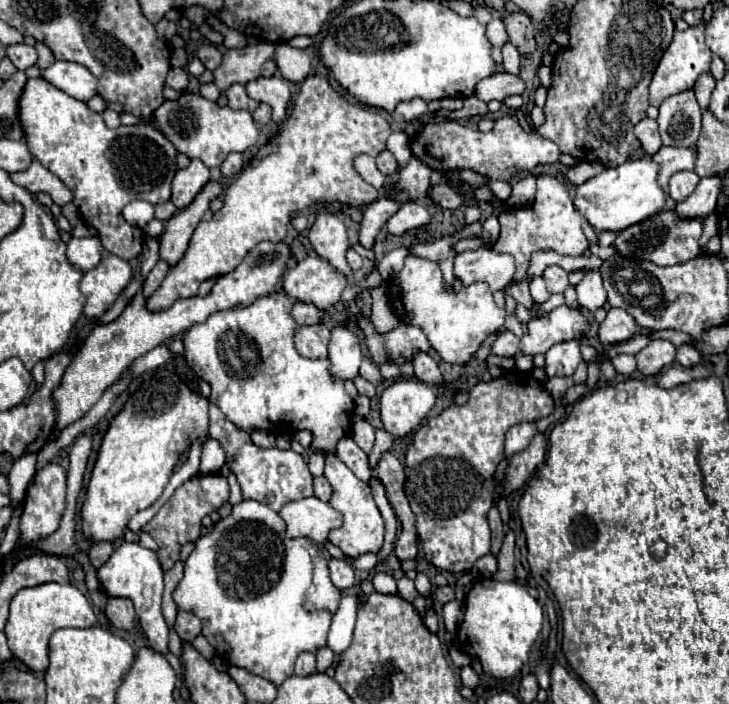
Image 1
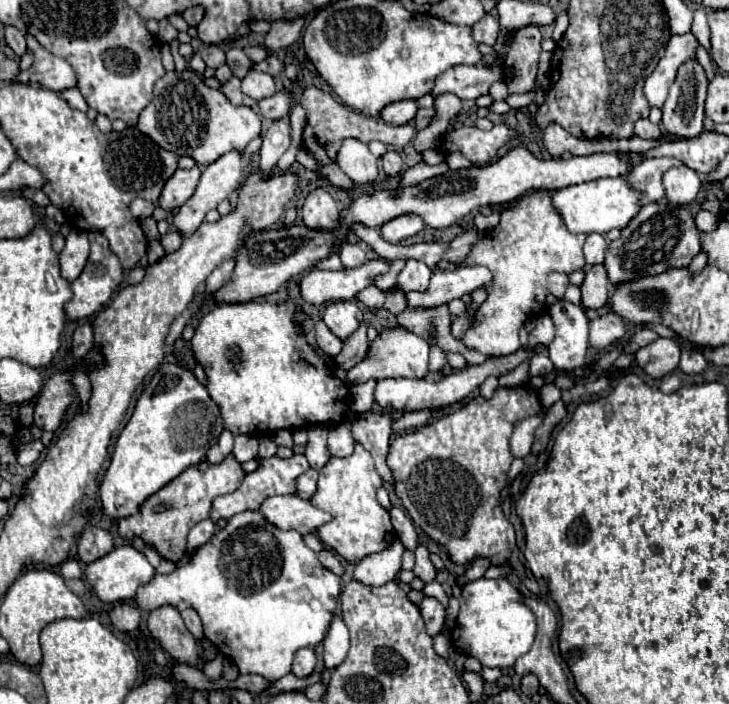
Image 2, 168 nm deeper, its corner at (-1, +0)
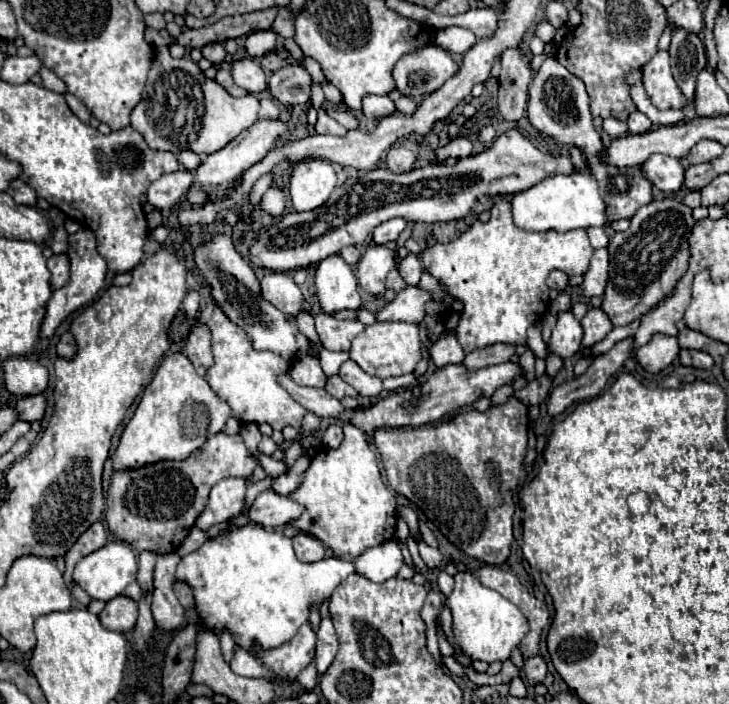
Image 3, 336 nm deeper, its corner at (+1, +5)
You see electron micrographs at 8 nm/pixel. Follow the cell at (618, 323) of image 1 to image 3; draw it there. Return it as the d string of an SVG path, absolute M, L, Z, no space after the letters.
M589 308L589 312L581 320L581 326L583 326L583 332L585 332L585 336L583 336L585 348L601 342L613 330L609 318L605 318L601 308Z

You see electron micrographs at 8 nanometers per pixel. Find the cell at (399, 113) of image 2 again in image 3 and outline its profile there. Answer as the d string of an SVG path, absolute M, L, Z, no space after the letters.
M365 96L363 98L363 114L367 118L383 118L395 112L395 104L389 96Z

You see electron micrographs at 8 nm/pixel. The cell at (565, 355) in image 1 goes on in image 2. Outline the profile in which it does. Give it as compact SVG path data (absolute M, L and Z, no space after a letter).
M563 299L551 305L549 313L557 327L557 335L553 343L547 347L549 359L553 361L555 369L575 371L577 367L585 365L589 345L589 319L581 305Z

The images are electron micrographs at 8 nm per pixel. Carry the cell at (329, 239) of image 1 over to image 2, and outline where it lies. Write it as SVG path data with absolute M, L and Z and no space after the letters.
M315 189L303 203L303 223L309 229L317 231L333 231L339 225L339 209L333 197L323 191Z

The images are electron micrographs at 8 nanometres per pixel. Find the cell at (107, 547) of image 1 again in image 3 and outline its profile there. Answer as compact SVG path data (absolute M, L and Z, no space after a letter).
M95 522L93 526L89 526L89 530L85 530L85 534L81 534L81 538L67 550L65 554L65 572L63 578L66 586L70 590L72 588L72 574L77 560L81 560L83 556L99 550L101 546L107 544L107 532L105 526L101 522Z

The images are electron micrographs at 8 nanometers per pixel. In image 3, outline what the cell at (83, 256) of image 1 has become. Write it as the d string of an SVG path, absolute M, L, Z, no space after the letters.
M65 254L51 256L47 260L47 268L51 272L51 286L55 290L61 288L61 286L65 286L69 282L69 260L65 258Z

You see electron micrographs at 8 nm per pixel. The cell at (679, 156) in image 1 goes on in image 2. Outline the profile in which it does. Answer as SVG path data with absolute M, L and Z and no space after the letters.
M657 157L657 159L645 159L637 167L631 169L631 183L639 187L643 195L643 203L655 203L665 197L663 187L663 173L675 165L681 165L679 159L673 157Z

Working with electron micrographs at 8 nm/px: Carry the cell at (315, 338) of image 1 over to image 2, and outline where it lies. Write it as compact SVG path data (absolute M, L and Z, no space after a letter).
M323 321L315 323L315 339L317 339L319 349L329 357L335 357L343 347L343 343L339 339L335 339L335 335L329 331L329 327Z

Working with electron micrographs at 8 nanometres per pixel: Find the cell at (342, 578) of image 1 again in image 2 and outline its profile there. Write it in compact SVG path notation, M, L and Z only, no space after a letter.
M323 549L319 555L319 561L321 561L321 565L323 567L327 567L329 571L333 571L335 575L343 575L345 573L345 567L343 567L343 563L333 555L333 551L329 551L329 549Z

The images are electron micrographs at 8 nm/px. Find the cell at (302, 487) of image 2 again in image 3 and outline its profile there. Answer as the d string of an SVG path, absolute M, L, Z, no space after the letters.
M301 456L301 458L289 468L287 474L283 474L283 476L279 476L279 478L273 478L271 490L277 492L277 494L281 494L281 496L289 496L289 494L297 488L297 482L301 480L301 474L307 470L309 462L311 462L311 458Z

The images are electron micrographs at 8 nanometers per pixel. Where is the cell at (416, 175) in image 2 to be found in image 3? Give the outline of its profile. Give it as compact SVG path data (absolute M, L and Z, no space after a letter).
M455 138L453 142L449 142L447 146L443 146L443 148L437 148L435 150L435 154L437 154L437 160L439 162L443 162L447 156L455 156L455 158L467 158L467 156L471 156L473 152L475 152L475 144L473 144L473 140L469 140L469 138Z

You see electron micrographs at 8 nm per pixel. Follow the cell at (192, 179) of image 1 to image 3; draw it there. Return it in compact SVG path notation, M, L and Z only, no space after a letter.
M177 170L173 174L163 174L147 190L147 200L159 210L171 208L191 186L191 172Z

